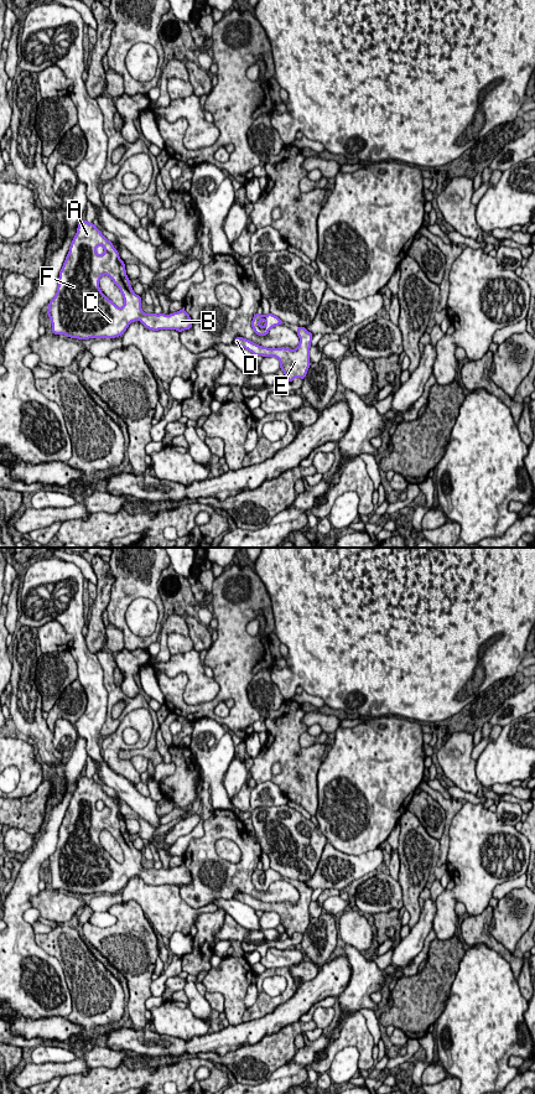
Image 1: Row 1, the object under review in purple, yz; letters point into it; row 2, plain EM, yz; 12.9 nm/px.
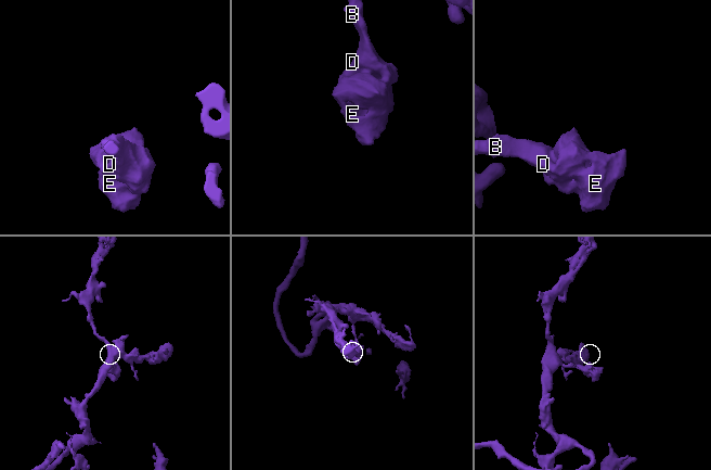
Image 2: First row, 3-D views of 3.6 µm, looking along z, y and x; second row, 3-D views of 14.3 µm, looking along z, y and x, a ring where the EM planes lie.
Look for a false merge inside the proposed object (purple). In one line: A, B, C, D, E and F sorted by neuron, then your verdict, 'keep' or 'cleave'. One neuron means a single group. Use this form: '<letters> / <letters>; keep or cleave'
A B C D E F; keep

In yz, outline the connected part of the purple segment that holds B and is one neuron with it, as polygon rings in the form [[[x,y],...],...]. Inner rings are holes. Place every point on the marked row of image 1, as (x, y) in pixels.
[[[80,221],[77,233],[71,243],[69,252],[59,271],[56,296],[48,302],[47,316],[51,318],[52,333],[64,335],[69,338],[115,338],[123,336],[129,325],[134,321],[141,321],[147,330],[183,330],[192,328],[189,315],[185,307],[177,312],[165,313],[144,313],[141,310],[141,296],[136,295],[130,286],[126,276],[125,263],[120,259],[113,242],[108,240],[94,223]],[[108,275],[119,287],[124,306],[118,307],[109,300],[99,287],[99,280]]]

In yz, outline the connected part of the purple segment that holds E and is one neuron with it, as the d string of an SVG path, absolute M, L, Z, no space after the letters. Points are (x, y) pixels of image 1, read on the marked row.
M297 326L297 336L300 337L300 343L296 349L290 348L268 348L259 346L246 338L237 337L234 344L248 349L255 357L276 357L280 361L280 369L285 373L287 383L291 383L295 378L305 379L310 363L310 348L313 333L308 332L305 327Z

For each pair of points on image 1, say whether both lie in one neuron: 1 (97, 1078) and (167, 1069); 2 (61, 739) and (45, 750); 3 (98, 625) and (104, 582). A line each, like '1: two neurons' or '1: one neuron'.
1: one neuron
2: two neurons
3: one neuron

